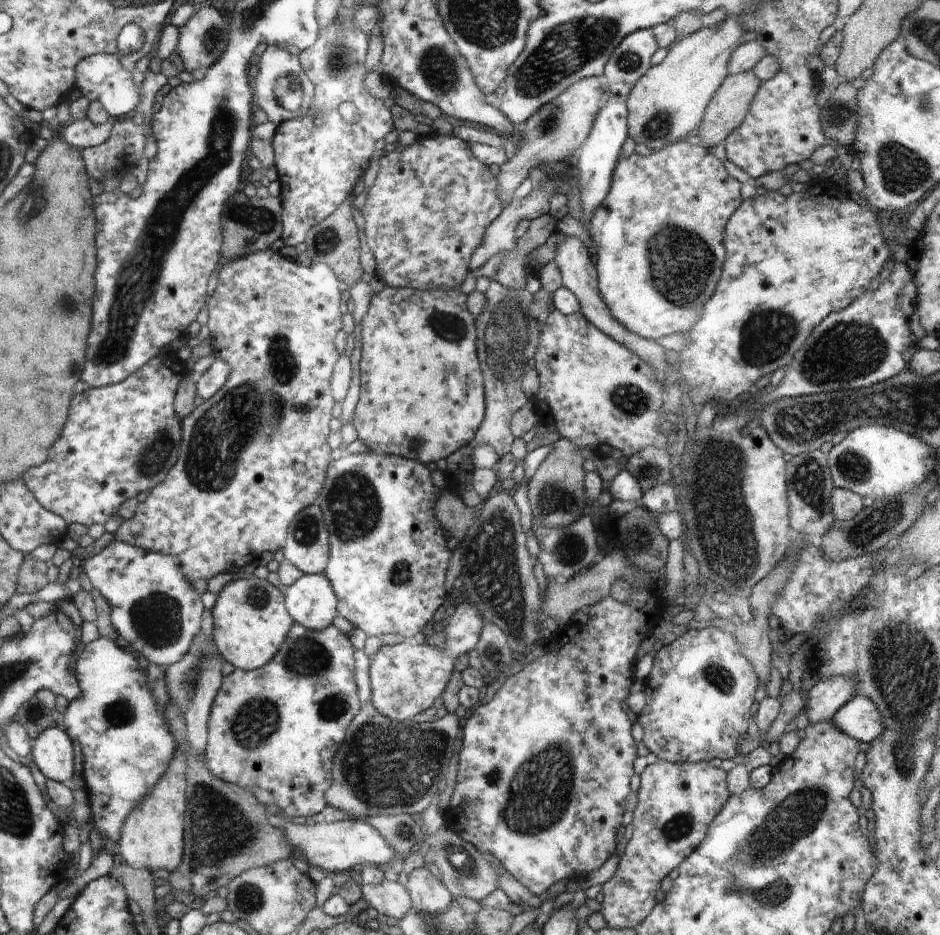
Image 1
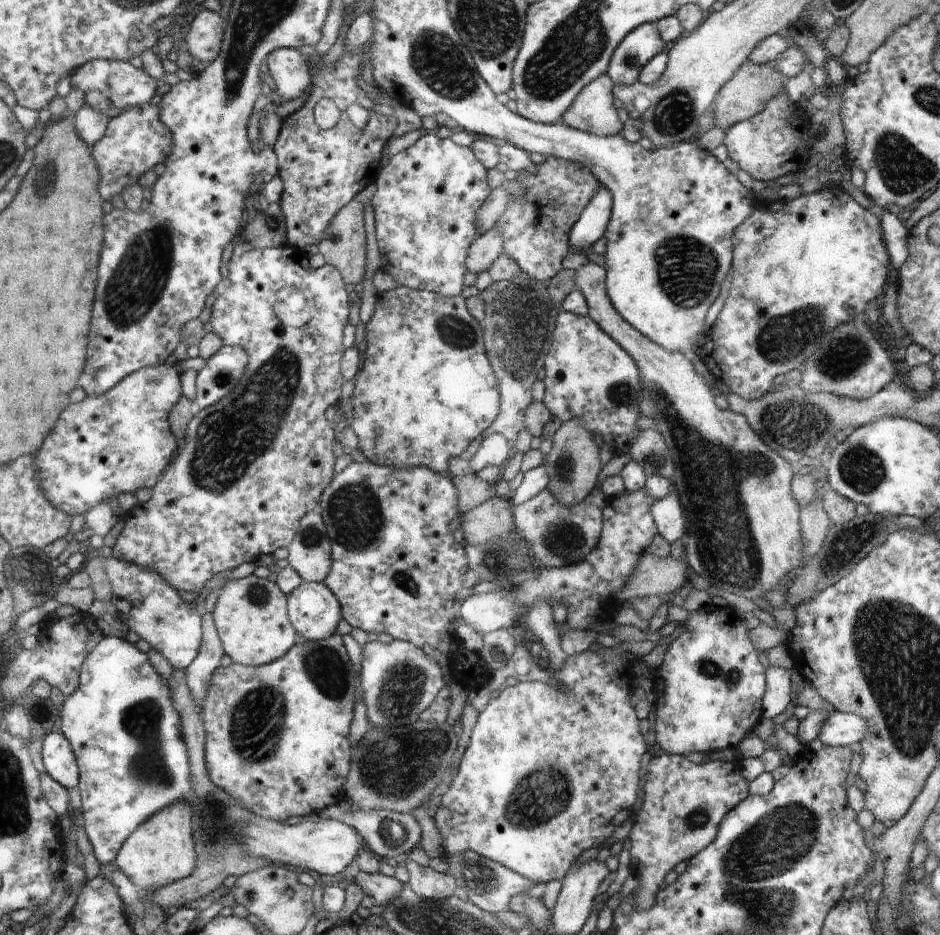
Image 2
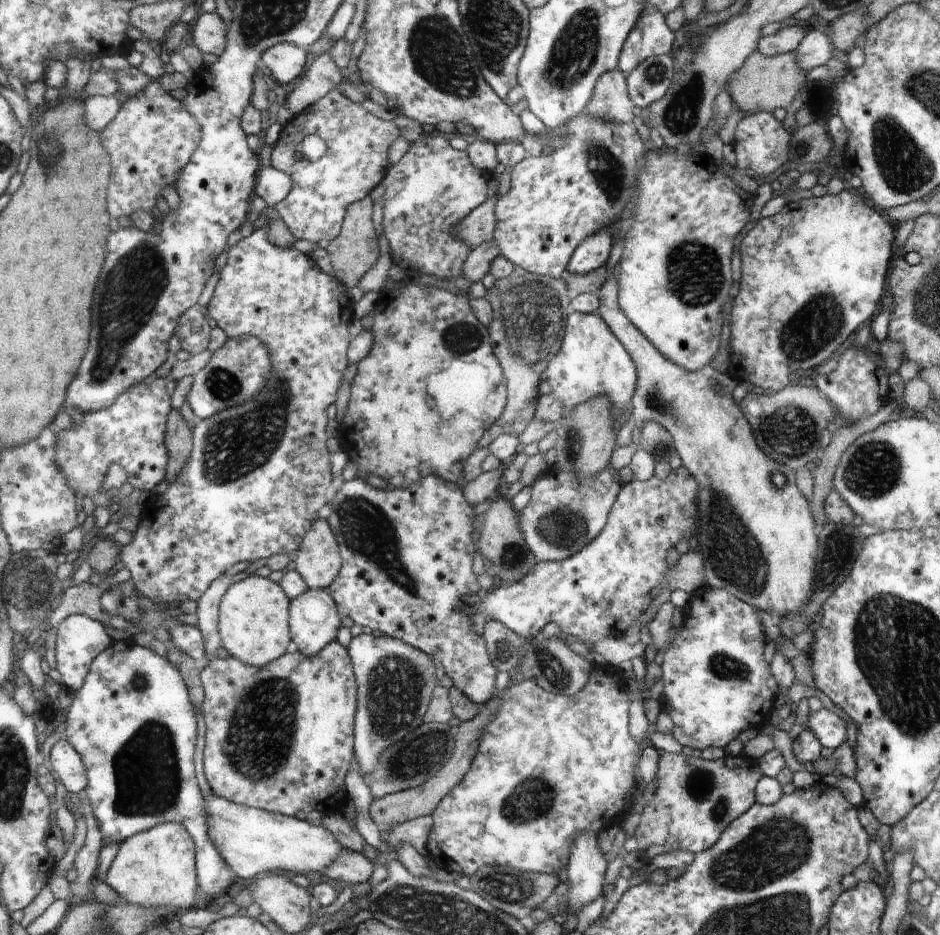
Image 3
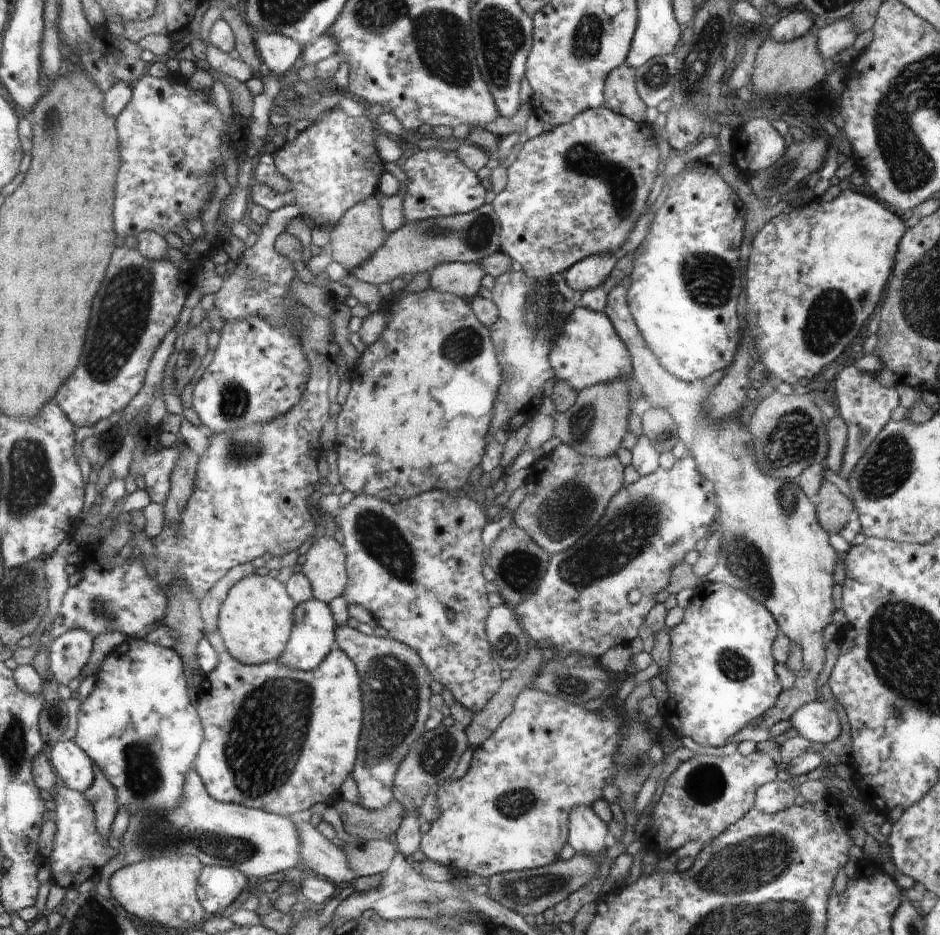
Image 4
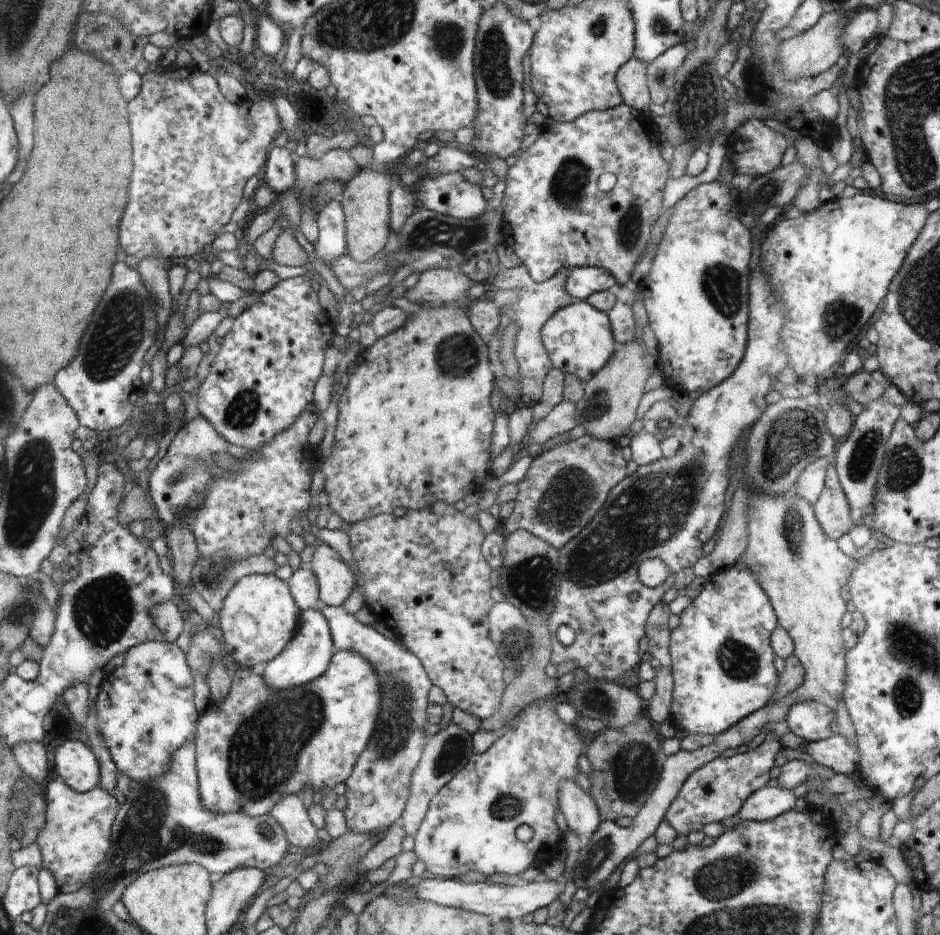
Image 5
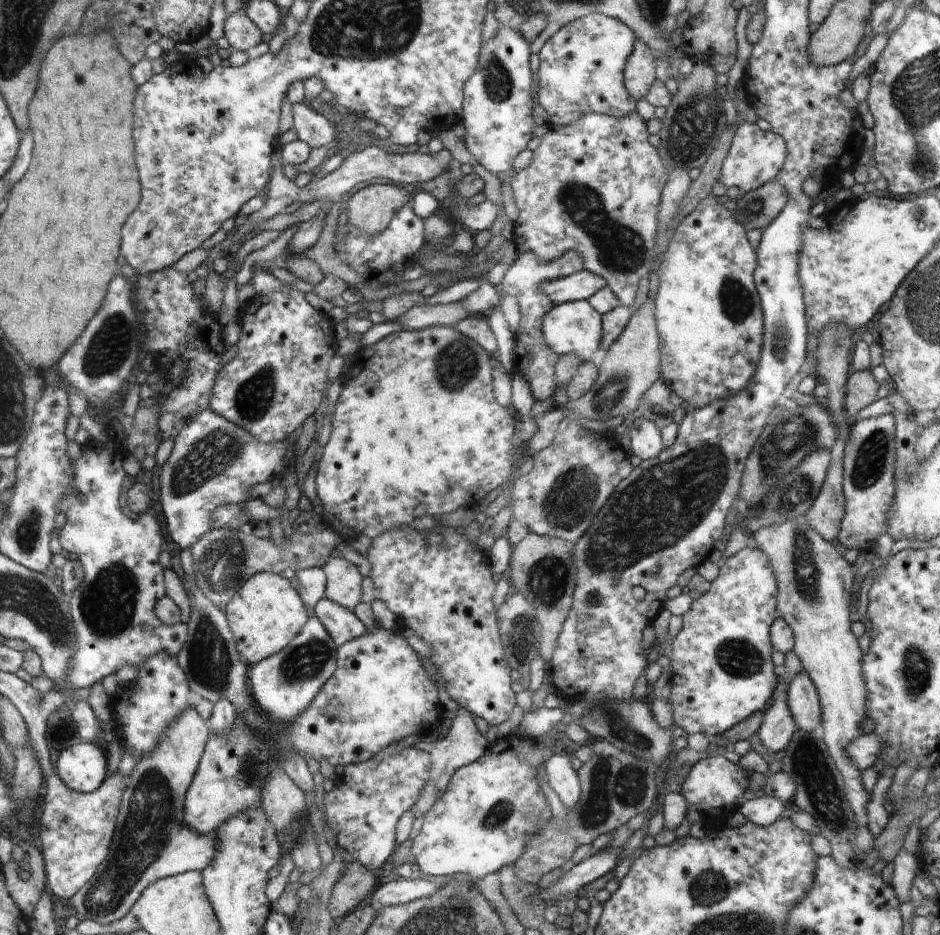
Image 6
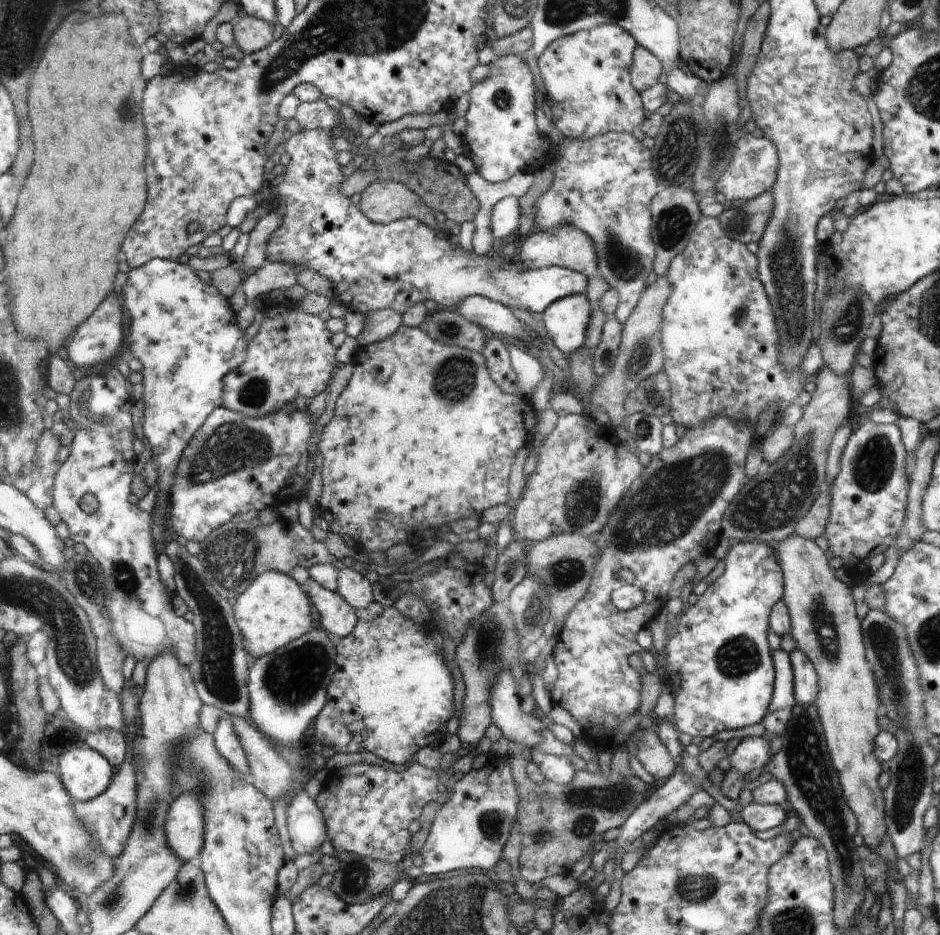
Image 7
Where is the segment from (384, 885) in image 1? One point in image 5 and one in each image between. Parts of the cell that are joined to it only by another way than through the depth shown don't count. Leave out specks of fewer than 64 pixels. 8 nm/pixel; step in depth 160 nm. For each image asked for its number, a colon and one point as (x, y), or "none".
2: (383, 889)
3: (354, 867)
4: (319, 854)
5: (290, 813)

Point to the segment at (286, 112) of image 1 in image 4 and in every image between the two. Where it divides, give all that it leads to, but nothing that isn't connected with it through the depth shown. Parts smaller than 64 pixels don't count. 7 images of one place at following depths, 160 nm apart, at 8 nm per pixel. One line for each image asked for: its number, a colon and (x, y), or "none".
2: (290, 70)
3: (285, 61)
4: (277, 51)

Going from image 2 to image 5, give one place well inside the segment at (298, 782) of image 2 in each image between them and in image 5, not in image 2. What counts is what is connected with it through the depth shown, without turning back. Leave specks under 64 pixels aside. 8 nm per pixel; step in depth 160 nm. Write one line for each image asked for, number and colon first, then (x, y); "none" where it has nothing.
3: (280, 737)
4: (277, 739)
5: (257, 746)

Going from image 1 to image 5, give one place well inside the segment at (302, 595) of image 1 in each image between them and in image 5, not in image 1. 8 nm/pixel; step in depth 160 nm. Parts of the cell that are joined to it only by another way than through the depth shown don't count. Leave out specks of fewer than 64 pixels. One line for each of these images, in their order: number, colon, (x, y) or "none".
2: (314, 611)
3: (314, 619)
4: (312, 637)
5: (307, 657)

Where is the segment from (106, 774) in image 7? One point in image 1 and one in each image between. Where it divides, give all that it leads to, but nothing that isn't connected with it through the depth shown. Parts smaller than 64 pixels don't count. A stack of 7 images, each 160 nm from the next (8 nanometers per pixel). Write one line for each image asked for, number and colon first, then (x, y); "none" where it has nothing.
1: (54, 751)
2: (61, 761)
3: (69, 765)
4: (73, 764)
5: (76, 764)
6: (83, 767)

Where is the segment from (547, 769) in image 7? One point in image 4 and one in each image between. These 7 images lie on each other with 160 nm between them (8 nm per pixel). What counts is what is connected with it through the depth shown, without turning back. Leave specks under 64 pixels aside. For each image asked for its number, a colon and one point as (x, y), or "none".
4: (589, 833)
5: (581, 815)
6: (564, 780)

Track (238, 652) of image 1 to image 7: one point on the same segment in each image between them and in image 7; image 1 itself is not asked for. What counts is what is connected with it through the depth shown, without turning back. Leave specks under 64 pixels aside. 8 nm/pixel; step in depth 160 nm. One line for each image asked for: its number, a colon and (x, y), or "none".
2: (250, 614)
3: (253, 616)
4: (255, 621)
5: (260, 616)
6: (265, 615)
7: (273, 611)

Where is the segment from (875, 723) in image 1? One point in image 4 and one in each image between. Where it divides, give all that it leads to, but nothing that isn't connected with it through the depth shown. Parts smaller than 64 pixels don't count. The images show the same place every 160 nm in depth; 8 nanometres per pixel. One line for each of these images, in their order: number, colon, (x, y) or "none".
2: (840, 729)
3: (830, 730)
4: (817, 721)

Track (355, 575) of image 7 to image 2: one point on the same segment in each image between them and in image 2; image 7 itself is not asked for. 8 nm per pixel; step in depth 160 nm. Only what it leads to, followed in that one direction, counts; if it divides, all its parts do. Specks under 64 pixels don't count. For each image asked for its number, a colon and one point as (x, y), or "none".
2: (310, 556)
3: (318, 561)
4: (325, 567)
5: (336, 583)
6: (344, 583)

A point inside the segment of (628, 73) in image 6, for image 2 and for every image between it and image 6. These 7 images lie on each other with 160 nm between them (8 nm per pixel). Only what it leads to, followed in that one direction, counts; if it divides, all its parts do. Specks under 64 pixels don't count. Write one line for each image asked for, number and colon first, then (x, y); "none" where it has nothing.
2: (593, 111)
3: (610, 101)
4: (621, 95)
5: (631, 80)

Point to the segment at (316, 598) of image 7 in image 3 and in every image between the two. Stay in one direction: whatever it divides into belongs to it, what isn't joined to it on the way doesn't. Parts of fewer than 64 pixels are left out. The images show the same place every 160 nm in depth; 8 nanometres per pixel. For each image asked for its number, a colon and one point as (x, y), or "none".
3: (396, 681)
4: (395, 682)
5: (377, 789)
6: (341, 622)

